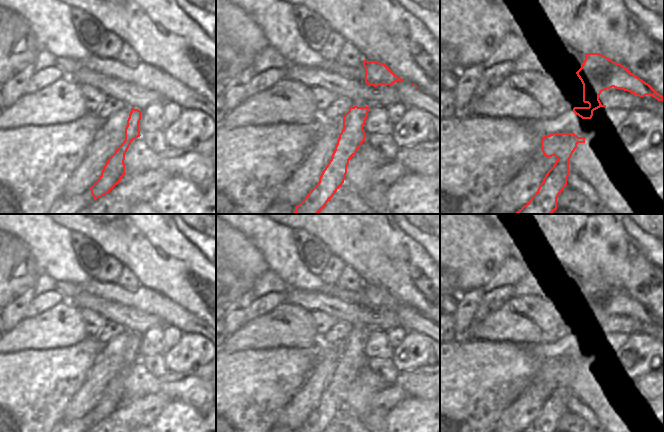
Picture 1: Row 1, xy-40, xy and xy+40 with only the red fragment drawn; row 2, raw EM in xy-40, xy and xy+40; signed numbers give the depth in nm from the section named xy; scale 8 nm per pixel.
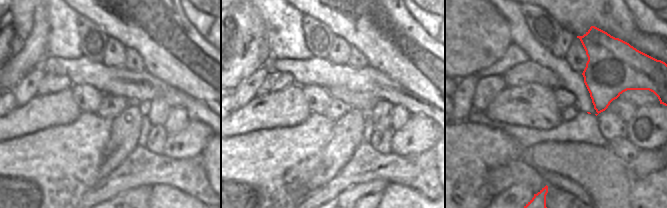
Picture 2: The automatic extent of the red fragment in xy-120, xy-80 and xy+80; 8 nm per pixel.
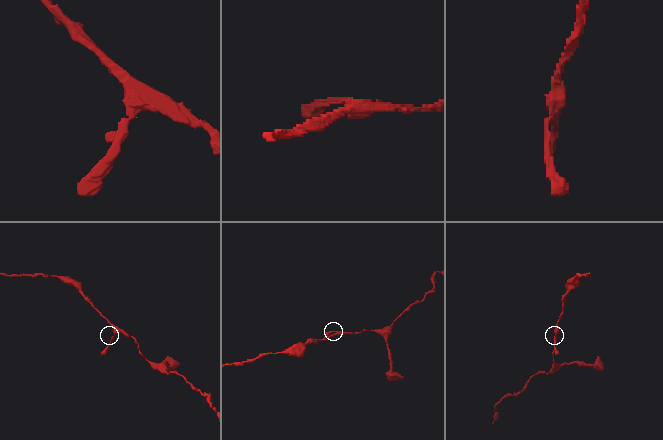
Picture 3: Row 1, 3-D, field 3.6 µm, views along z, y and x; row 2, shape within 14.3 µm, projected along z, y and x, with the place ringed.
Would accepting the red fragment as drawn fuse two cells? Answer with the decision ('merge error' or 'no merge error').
no merge error

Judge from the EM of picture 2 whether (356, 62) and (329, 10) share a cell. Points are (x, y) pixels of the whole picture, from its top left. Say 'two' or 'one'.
two

